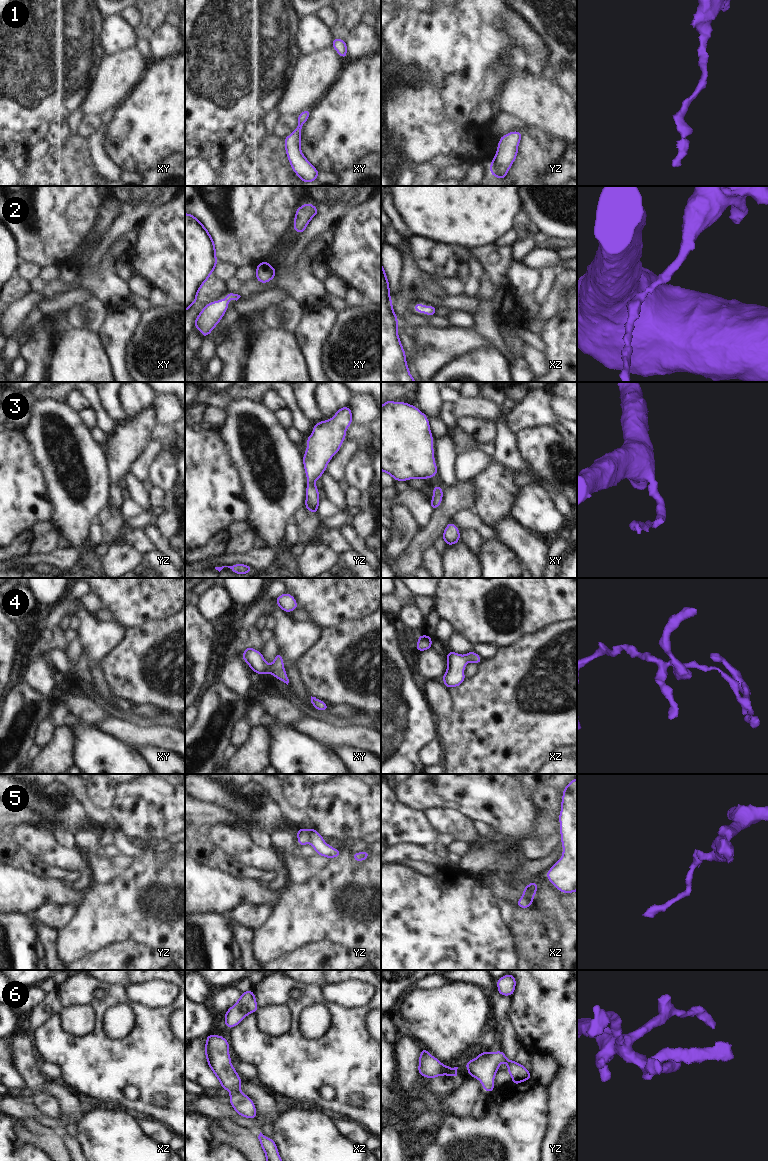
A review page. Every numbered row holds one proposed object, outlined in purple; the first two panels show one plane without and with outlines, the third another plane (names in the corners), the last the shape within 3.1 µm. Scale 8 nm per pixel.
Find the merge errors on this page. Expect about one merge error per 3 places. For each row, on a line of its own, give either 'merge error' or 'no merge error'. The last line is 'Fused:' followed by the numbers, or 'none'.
1: no merge error
2: no merge error
3: no merge error
4: no merge error
5: merge error
6: no merge error
Fused: 5

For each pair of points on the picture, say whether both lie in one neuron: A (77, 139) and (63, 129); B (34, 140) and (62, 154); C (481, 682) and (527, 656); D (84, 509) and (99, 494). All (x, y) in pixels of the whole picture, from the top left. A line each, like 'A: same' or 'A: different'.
A: different
B: different
C: same
D: same

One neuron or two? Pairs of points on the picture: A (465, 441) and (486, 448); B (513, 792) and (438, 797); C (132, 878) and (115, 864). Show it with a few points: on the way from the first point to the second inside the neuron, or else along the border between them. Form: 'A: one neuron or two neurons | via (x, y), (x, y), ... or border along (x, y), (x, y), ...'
A: one neuron | via (470, 445), (481, 447)
B: one neuron | via (494, 792), (488, 789), (457, 789)
C: two neurons | border along (135, 859), (122, 875), (110, 883), (104, 883)

